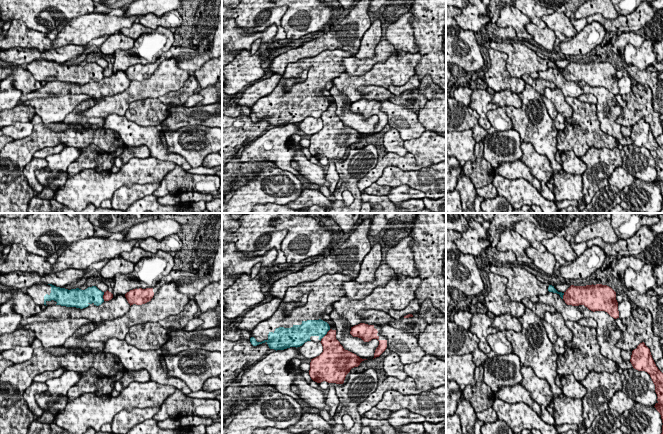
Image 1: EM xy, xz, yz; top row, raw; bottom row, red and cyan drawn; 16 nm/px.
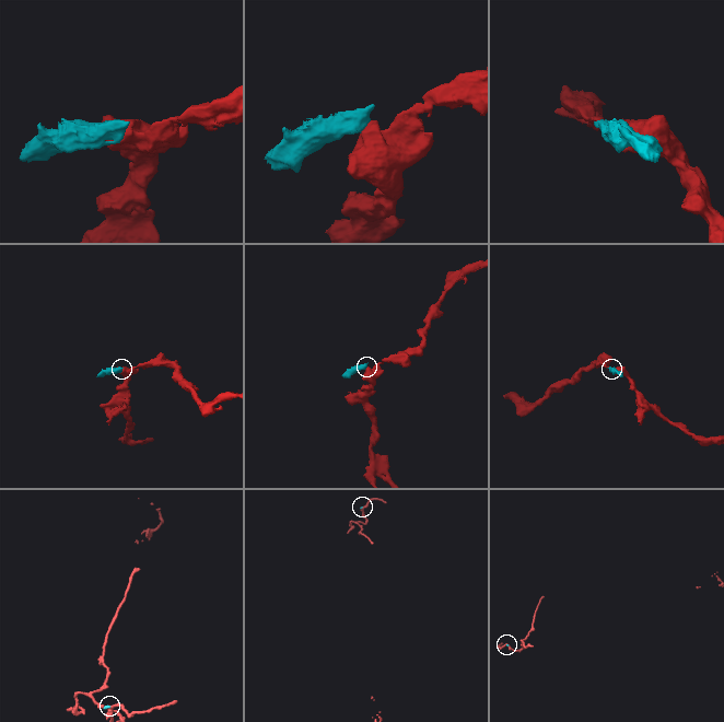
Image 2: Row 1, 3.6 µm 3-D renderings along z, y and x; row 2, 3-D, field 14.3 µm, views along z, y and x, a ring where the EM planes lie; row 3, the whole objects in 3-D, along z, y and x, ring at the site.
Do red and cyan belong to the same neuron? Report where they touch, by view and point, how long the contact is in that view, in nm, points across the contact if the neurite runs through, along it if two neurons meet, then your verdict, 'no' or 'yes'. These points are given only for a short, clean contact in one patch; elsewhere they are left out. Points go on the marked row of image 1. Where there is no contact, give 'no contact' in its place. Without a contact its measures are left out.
meets red in xz at (325, 335); contact 260 nm long; border along xz (330, 329), (320, 341); no

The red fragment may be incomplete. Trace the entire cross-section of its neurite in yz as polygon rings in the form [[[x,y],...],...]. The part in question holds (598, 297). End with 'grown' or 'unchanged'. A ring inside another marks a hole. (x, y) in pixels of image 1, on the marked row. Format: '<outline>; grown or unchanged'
[[[571,285],[564,292],[563,300],[567,305],[584,305],[593,312],[605,311],[614,319],[619,318],[616,292],[607,285]]]; unchanged

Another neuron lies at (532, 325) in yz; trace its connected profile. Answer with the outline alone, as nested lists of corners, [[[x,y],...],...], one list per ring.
[[[525,308],[524,314],[518,318],[522,330],[506,330],[506,337],[512,345],[512,353],[517,355],[520,363],[531,367],[537,377],[545,379],[551,386],[553,399],[563,394],[555,383],[558,354],[554,344],[549,340],[545,327],[532,310]]]

